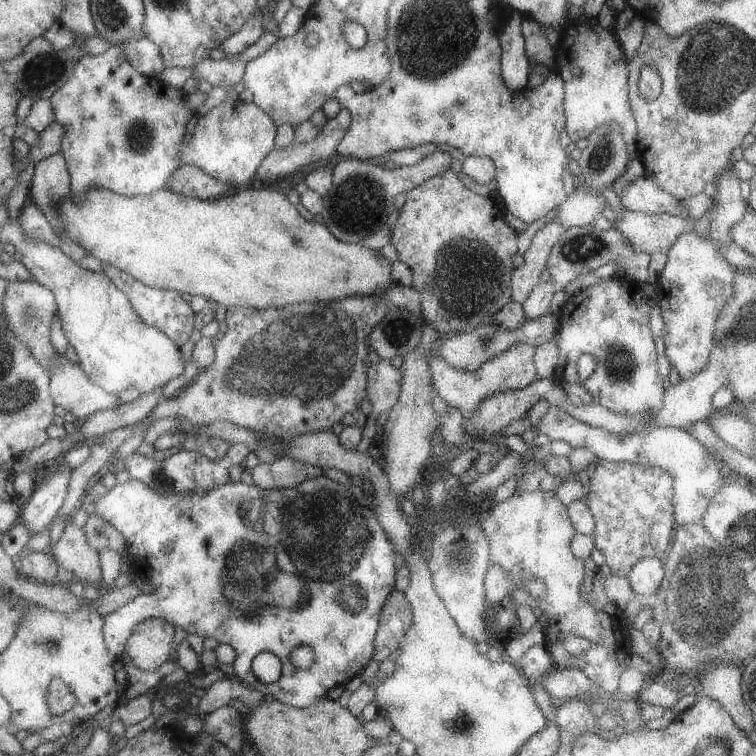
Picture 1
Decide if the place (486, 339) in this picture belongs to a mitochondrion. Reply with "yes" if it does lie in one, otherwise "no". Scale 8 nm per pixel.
yes

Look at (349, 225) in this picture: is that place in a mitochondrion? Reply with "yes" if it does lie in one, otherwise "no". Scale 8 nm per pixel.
yes

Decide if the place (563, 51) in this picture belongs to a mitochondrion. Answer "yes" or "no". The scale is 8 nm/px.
no

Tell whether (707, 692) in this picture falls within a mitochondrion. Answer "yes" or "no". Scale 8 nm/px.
no

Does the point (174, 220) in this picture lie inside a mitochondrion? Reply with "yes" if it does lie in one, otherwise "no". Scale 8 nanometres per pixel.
no

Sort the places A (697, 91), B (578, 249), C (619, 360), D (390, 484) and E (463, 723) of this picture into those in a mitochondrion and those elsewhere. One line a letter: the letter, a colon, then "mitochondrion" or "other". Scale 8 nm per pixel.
A: mitochondrion
B: mitochondrion
C: mitochondrion
D: other
E: mitochondrion

